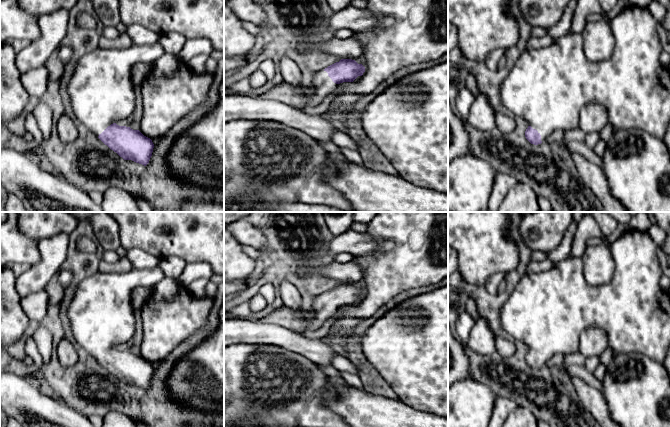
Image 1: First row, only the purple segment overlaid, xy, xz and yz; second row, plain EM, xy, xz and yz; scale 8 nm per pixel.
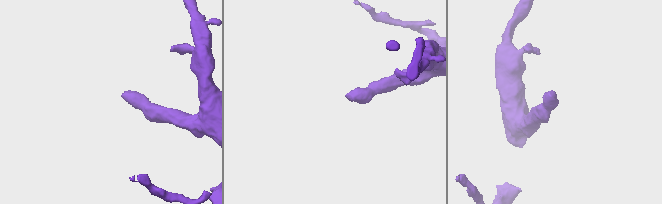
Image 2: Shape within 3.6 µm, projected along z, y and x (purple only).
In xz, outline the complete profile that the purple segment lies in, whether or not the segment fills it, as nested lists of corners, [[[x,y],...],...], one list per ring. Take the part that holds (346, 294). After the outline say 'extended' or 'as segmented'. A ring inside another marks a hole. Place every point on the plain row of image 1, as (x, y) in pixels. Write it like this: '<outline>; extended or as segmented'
[[[341,283],[324,294],[316,296],[312,300],[312,309],[305,312],[301,332],[319,330],[327,320],[335,317],[338,308],[353,306],[364,296],[365,291],[352,283]]]; extended

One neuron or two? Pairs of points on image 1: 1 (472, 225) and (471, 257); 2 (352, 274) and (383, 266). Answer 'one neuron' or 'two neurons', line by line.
1: one neuron
2: two neurons

